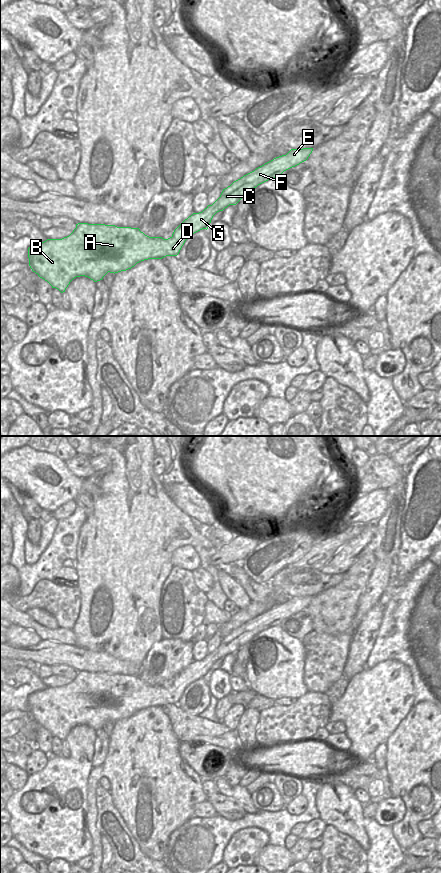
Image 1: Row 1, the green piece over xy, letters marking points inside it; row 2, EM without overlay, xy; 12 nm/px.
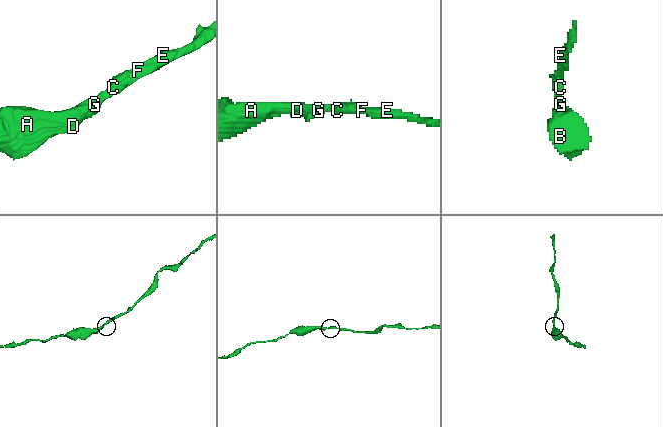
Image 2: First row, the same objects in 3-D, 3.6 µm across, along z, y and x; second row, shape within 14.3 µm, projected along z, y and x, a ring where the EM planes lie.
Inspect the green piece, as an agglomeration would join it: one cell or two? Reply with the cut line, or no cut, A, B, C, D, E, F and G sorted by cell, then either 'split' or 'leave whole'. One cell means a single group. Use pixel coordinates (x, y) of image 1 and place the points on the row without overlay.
no cut; A B C D E F G; leave whole

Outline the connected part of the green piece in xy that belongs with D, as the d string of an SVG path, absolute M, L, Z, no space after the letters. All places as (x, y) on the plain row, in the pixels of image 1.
M313 596L291 597L286 603L274 606L254 619L234 629L223 637L220 645L208 653L202 660L193 661L185 667L168 687L149 685L139 676L117 675L115 673L78 671L73 680L62 687L47 687L28 696L29 714L40 726L47 729L52 736L65 740L70 730L85 724L94 730L100 729L108 721L118 721L134 715L137 711L148 707L162 707L166 704L177 704L185 689L192 682L208 677L213 664L229 653L236 653L258 633L280 623L300 611L306 609Z

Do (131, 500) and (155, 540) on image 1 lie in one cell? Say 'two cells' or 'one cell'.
one cell

